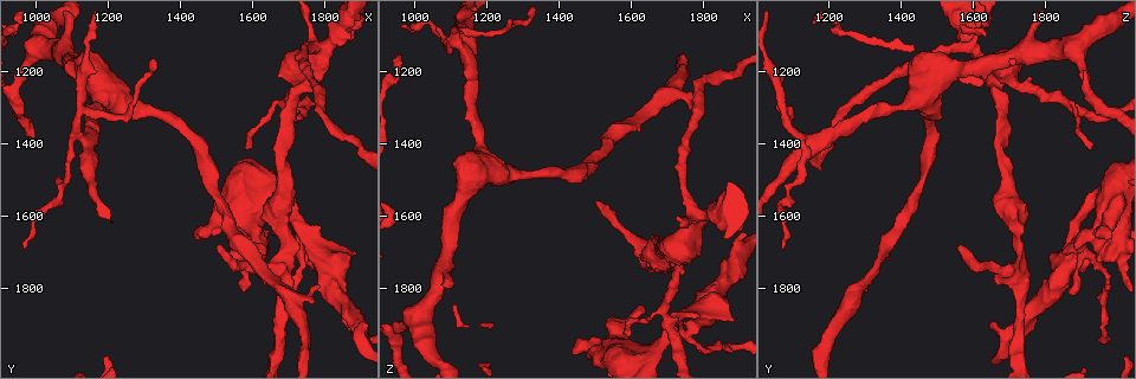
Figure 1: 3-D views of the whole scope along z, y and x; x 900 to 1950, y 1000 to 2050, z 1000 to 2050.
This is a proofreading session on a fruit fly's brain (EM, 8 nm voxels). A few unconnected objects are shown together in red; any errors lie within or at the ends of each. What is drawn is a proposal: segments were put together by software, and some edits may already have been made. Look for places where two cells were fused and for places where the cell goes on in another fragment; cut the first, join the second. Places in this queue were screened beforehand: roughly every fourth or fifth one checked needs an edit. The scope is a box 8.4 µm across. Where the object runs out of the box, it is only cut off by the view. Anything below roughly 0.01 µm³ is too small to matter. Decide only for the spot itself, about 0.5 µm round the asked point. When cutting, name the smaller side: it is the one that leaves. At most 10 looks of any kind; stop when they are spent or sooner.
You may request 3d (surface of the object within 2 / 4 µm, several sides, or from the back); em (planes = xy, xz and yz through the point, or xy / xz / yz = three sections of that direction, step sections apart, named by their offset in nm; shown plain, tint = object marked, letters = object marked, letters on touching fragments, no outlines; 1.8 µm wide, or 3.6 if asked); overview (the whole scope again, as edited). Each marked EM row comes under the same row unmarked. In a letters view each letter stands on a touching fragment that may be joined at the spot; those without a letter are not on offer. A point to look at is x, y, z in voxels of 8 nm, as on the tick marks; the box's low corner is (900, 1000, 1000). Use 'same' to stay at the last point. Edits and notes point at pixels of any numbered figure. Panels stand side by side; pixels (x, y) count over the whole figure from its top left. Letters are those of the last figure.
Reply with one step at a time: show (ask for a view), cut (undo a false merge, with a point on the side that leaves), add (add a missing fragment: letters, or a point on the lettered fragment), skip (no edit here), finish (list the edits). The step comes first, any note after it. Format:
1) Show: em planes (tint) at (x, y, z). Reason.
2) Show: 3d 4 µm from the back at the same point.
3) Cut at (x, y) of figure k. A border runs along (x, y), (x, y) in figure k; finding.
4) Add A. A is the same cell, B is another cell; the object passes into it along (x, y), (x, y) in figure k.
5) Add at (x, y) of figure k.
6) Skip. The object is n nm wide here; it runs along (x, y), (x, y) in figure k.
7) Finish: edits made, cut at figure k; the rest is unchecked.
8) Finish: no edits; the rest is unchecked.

Show: em yz step 4 (tint) at (1500, 1680, 1565). An open end.

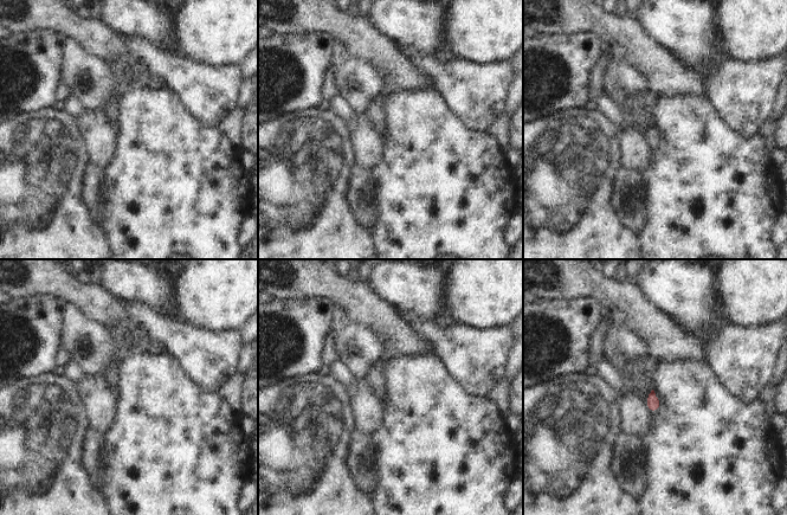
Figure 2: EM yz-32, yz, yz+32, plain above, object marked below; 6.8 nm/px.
Show: em planes (letters) at the same point. Another direction.

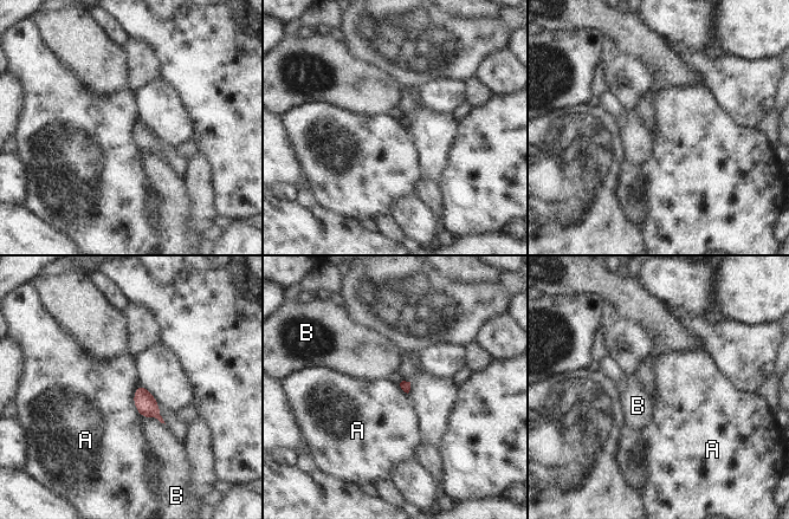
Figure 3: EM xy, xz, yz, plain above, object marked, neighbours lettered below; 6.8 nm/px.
Skip. A and B are other cells; a border runs along (138, 384), (134, 406), (142, 416) in figure 3; none of them fits.

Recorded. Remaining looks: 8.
Show: em 3.6 µm planes (tint) at (1695, 1735, 1730). A narrow waist.

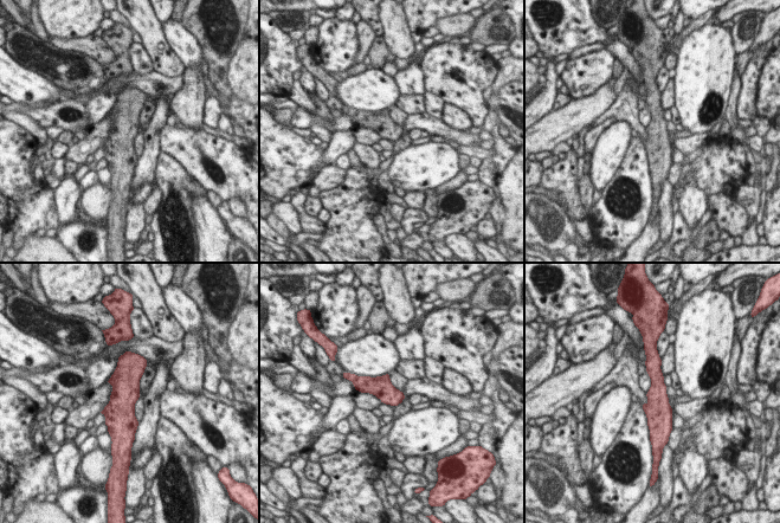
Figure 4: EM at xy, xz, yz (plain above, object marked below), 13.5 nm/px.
Show: em 3.6 µm planes (letters) at the same point. See the neighbours.

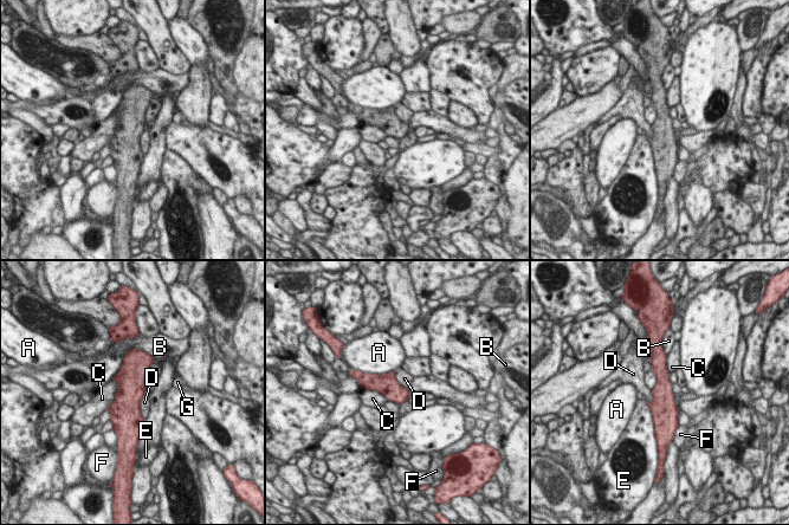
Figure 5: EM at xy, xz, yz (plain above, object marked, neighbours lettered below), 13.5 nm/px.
Skip. A, B, C, D, E, F and G are other cells; continuous, no second cell.

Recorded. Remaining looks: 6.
Show: em xy step 16 (tint) at (1810, 1765, 1980). Sharp bend.

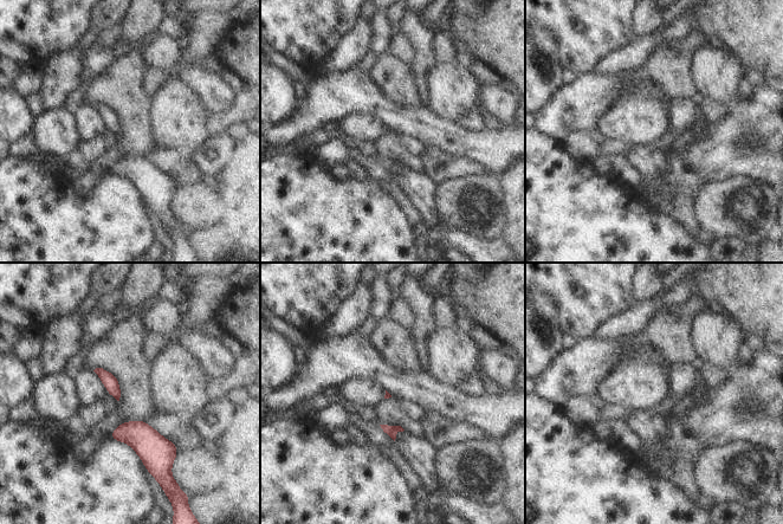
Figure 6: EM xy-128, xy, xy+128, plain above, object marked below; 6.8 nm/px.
Show: em planes (tint) at the same point.

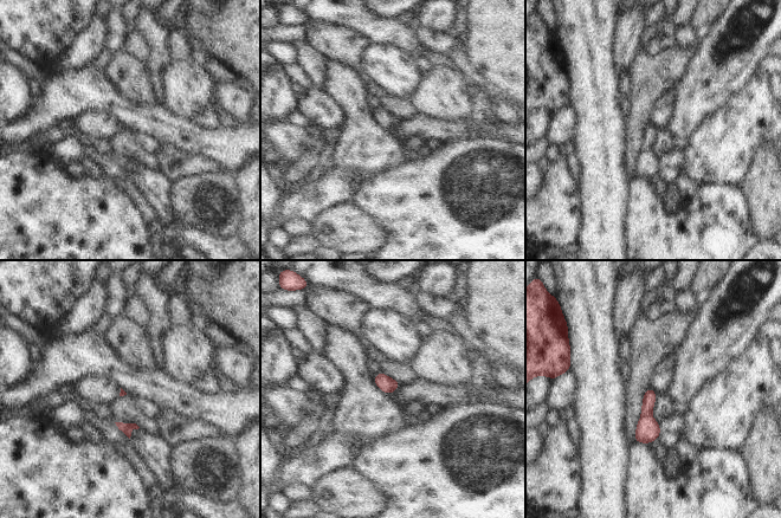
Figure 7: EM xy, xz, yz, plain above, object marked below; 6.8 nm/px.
Show: em planes (letters) at the same point.

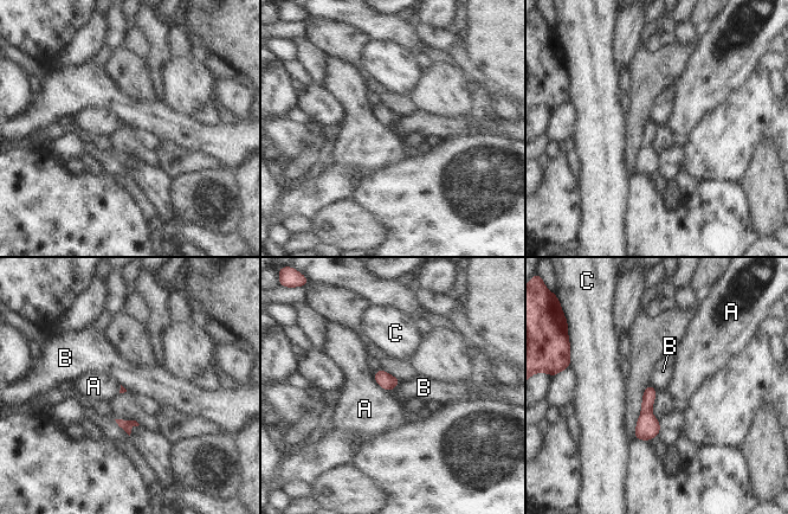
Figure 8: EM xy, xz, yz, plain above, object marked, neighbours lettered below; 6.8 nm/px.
Skip. A, B and C are other cells; a border runs along (401, 383), (389, 391) in figure 8; continuous, no second cell.

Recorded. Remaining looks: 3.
Show: em 3.6 µm planes (letters) at (1755, 1220, 1665). A fork.

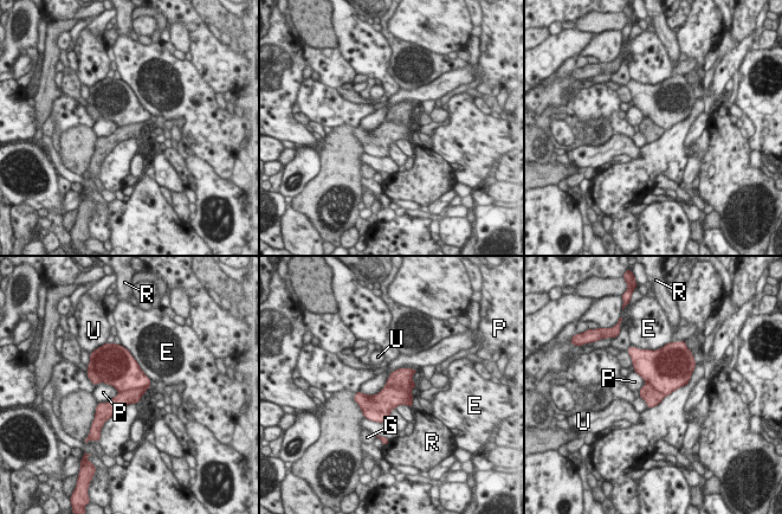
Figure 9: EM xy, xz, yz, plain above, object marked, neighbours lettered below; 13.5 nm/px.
Cut at (124, 374) of figure 9. The object is 360 nm wide here; the longest contact is with P, 700 nm; E, G, P, R and U are other cells; two cells meet here.

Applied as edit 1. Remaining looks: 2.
Finish: edits made, cut at figure 9; the rest is unchecked.

